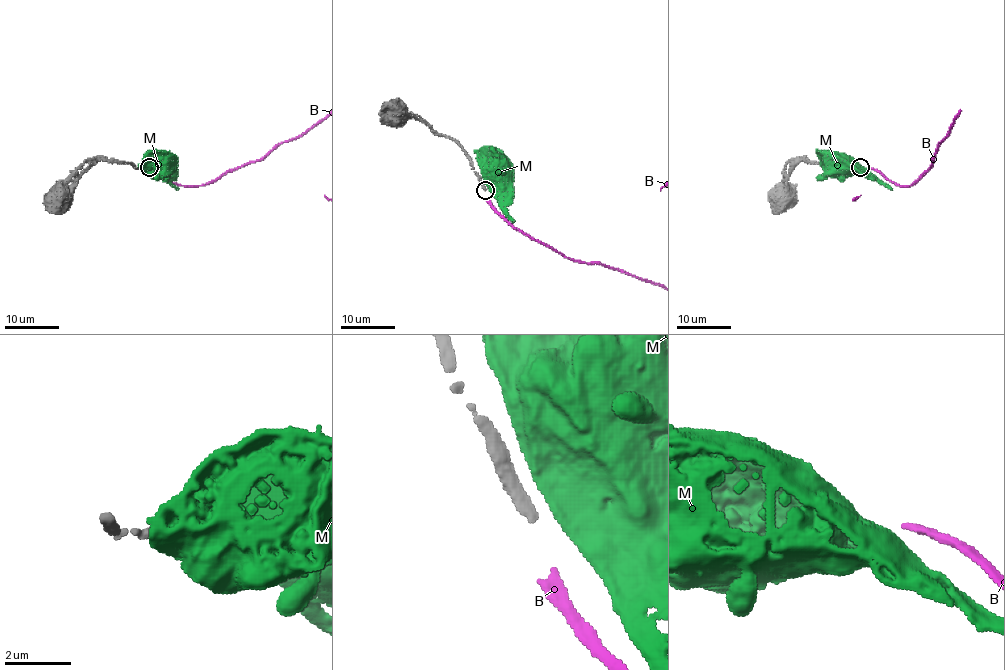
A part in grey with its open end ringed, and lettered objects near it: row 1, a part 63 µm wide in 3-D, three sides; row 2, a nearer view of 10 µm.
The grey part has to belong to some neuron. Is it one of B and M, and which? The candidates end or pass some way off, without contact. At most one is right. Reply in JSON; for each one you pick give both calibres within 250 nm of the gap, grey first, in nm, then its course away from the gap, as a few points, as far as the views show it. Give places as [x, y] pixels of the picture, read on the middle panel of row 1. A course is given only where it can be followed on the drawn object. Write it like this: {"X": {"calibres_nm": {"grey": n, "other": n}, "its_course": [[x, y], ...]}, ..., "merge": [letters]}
{"merge": []}

